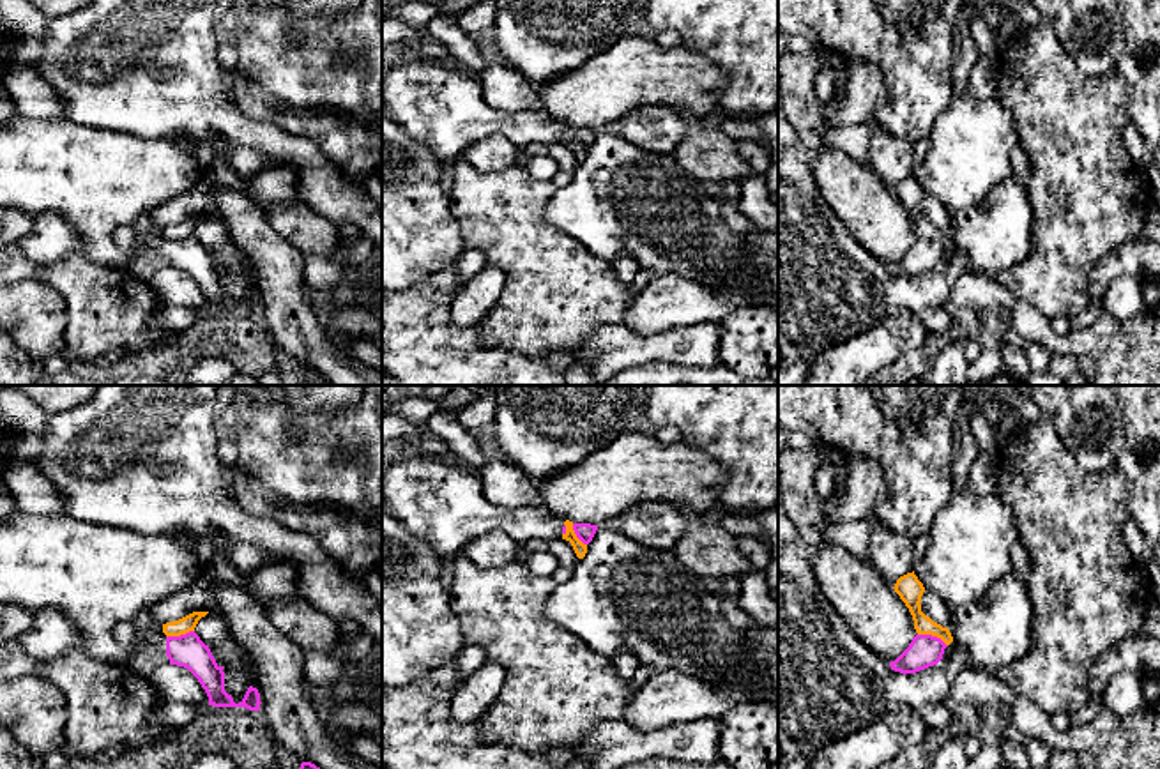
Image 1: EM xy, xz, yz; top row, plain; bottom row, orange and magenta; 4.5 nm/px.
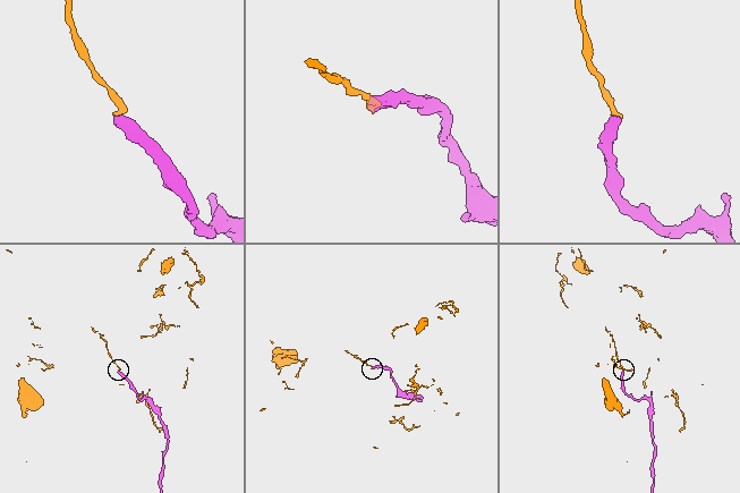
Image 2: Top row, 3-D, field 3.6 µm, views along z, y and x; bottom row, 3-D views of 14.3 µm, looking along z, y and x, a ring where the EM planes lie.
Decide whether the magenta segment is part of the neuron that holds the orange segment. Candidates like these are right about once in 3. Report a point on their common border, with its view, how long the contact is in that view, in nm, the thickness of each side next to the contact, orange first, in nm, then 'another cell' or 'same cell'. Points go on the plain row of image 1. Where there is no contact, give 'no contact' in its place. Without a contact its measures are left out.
yz (932, 239) | 150 nm | 120/150 nm | another cell

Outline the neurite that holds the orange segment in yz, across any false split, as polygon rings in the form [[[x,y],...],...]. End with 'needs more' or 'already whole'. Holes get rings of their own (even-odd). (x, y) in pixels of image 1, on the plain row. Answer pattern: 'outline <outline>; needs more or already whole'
outline [[[907,177],[900,180],[895,187],[895,196],[900,200],[900,203],[909,212],[914,233],[918,239],[932,239],[941,242],[946,249],[953,246],[953,240],[948,232],[942,232],[941,228],[934,226],[930,221],[927,221],[921,216],[921,200],[925,196],[923,187],[918,184],[918,180],[912,177]]]; already whole

